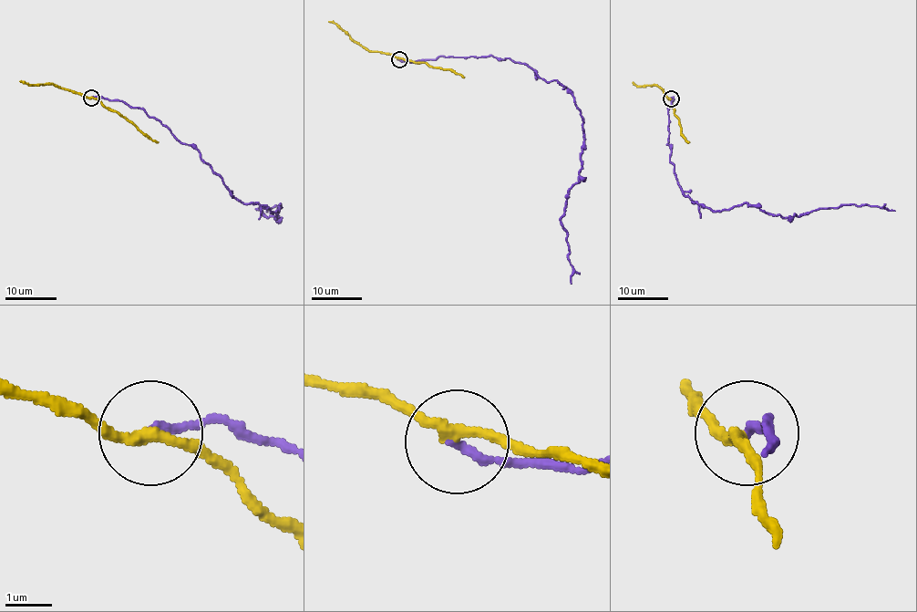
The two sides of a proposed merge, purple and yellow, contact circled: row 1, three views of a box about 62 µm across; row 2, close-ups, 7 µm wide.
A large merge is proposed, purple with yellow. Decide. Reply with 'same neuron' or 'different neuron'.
different neuron

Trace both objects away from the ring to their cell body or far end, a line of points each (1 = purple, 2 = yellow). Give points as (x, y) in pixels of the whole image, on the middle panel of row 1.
1: (398, 59), (509, 57), (547, 82), (560, 82), (573, 97), (583, 144), (579, 180), (561, 218), (571, 284)
2: (398, 59), (389, 54), (369, 51), (329, 21)

